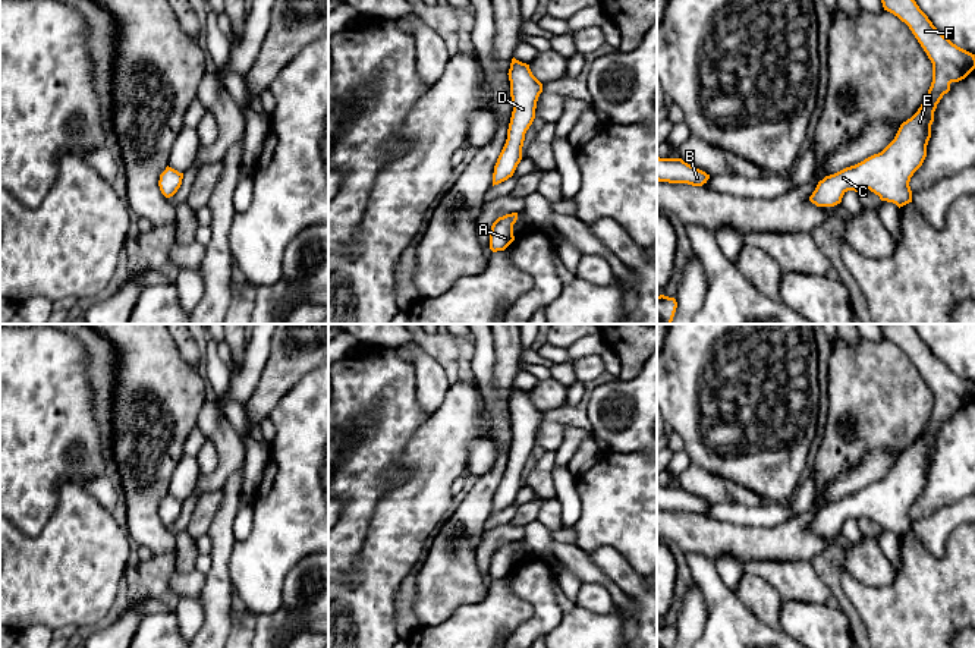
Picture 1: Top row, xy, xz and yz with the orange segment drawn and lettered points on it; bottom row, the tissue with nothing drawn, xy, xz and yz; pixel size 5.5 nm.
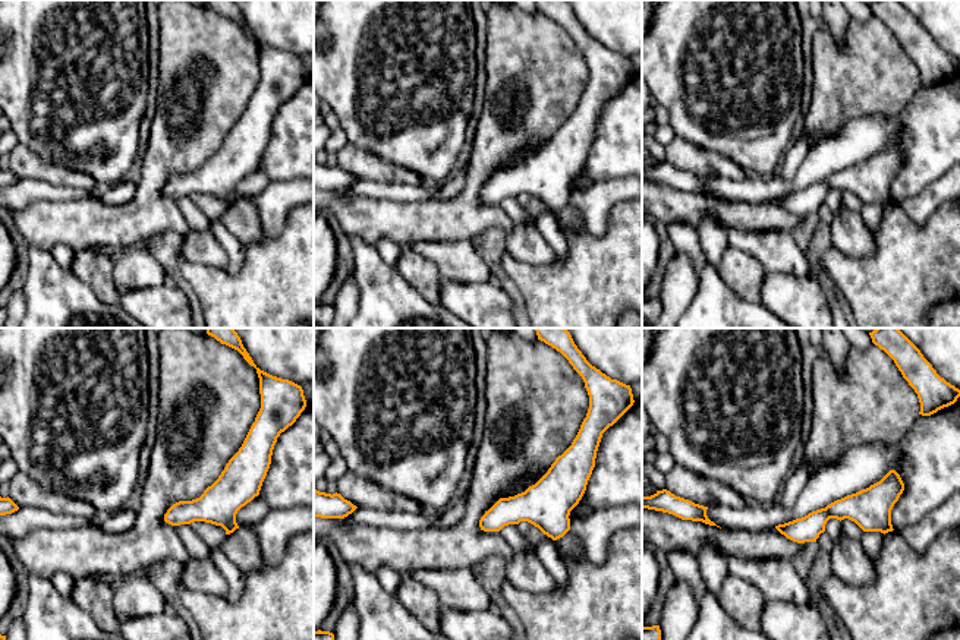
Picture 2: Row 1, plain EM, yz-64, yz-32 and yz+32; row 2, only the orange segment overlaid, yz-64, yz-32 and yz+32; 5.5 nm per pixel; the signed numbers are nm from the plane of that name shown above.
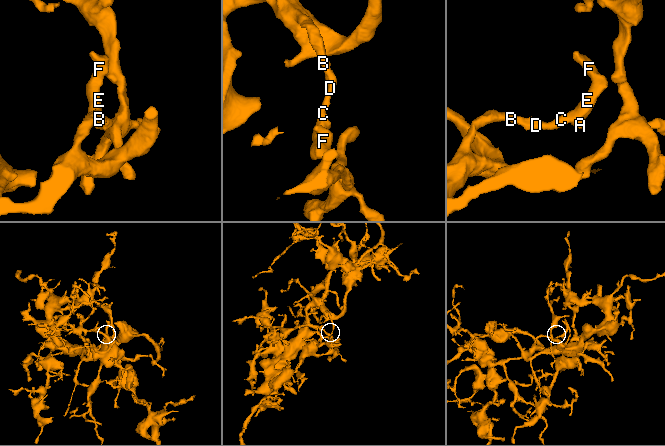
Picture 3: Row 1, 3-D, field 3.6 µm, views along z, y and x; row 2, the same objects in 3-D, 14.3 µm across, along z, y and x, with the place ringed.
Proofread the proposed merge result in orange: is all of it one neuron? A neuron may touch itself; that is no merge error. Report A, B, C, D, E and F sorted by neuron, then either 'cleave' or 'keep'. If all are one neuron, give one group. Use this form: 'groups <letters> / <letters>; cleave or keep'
groups A B C D E F; keep

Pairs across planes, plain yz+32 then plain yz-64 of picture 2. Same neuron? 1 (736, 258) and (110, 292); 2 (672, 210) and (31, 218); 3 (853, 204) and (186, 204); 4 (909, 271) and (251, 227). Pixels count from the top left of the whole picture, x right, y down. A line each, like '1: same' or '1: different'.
1: same
2: same
3: different
4: different

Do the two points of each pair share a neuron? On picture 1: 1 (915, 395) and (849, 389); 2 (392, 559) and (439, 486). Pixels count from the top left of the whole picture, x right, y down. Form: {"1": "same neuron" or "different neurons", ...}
{"1": "same neuron", "2": "same neuron"}

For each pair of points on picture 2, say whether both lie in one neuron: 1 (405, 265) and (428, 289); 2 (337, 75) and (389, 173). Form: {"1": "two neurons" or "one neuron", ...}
{"1": "one neuron", "2": "two neurons"}

